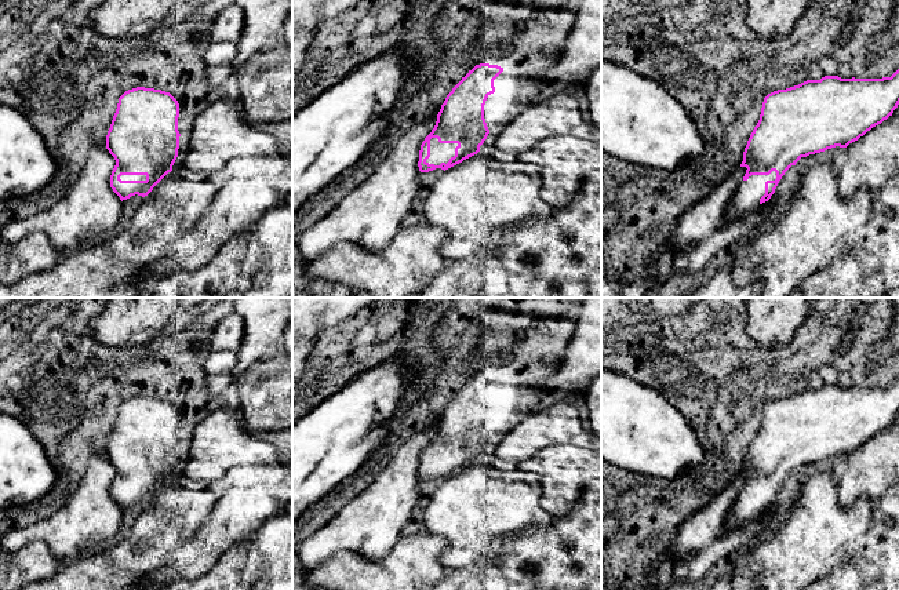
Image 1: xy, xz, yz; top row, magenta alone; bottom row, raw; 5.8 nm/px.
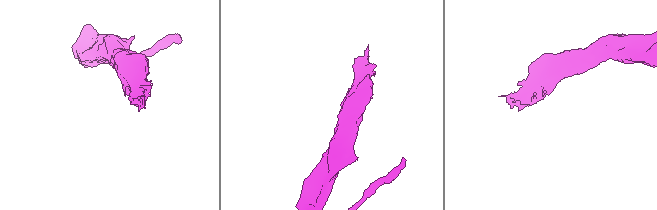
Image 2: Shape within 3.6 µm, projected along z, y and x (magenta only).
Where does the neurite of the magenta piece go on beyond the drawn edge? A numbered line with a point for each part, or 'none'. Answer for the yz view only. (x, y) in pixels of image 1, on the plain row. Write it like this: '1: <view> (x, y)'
1: yz (746, 507)

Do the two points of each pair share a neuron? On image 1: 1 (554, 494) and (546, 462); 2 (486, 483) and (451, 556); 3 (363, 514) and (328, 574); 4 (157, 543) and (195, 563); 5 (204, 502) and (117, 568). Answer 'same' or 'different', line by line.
1: same
2: same
3: different
4: different
5: same

